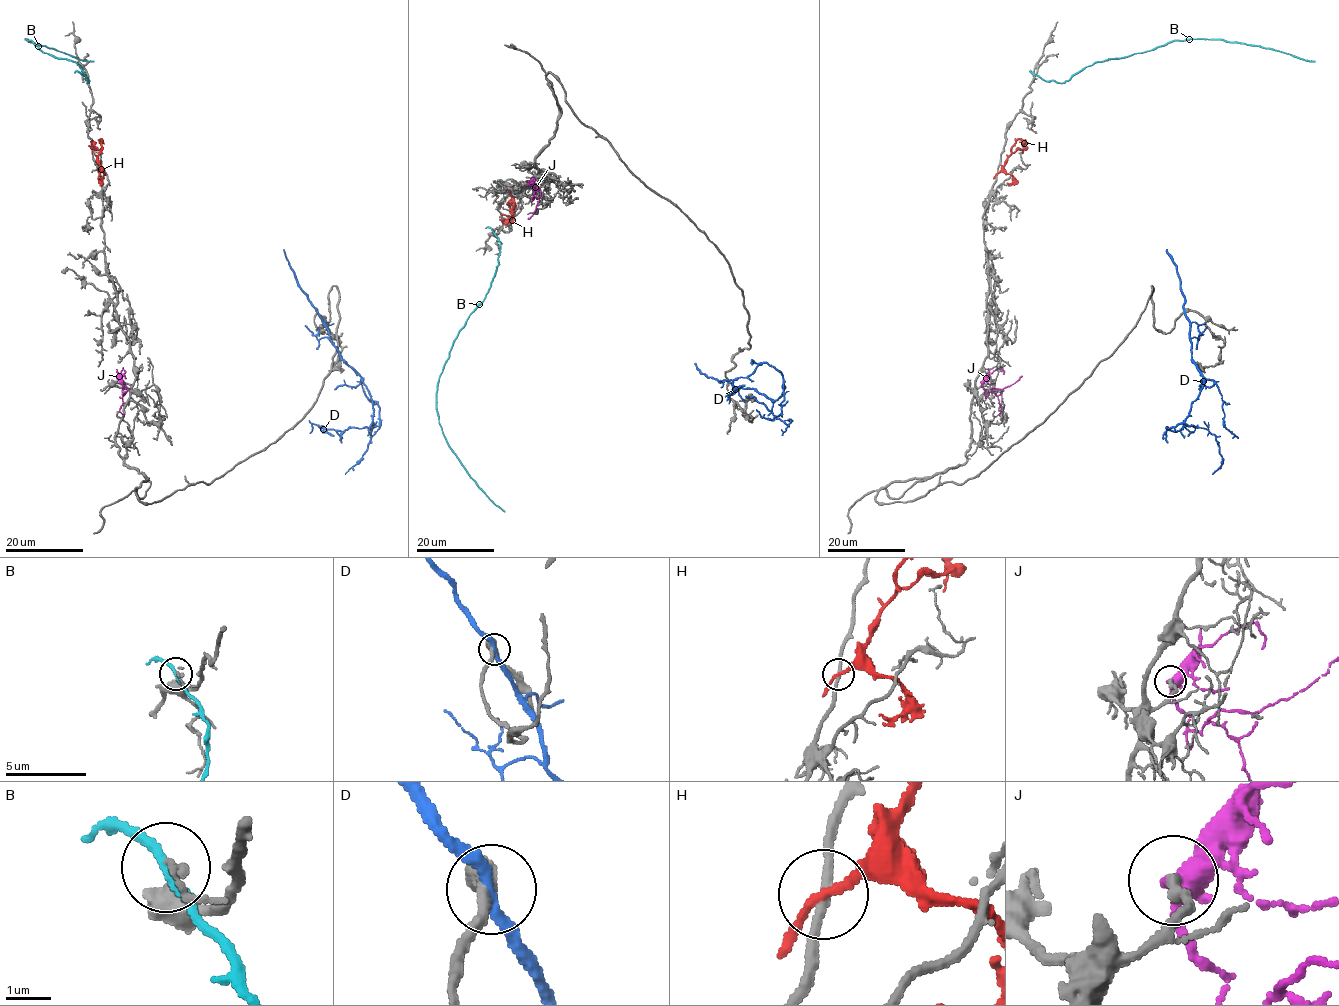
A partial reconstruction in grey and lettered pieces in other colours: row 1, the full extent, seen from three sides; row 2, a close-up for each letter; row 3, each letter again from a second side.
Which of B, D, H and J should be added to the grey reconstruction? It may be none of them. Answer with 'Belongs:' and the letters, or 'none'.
Belongs: J

